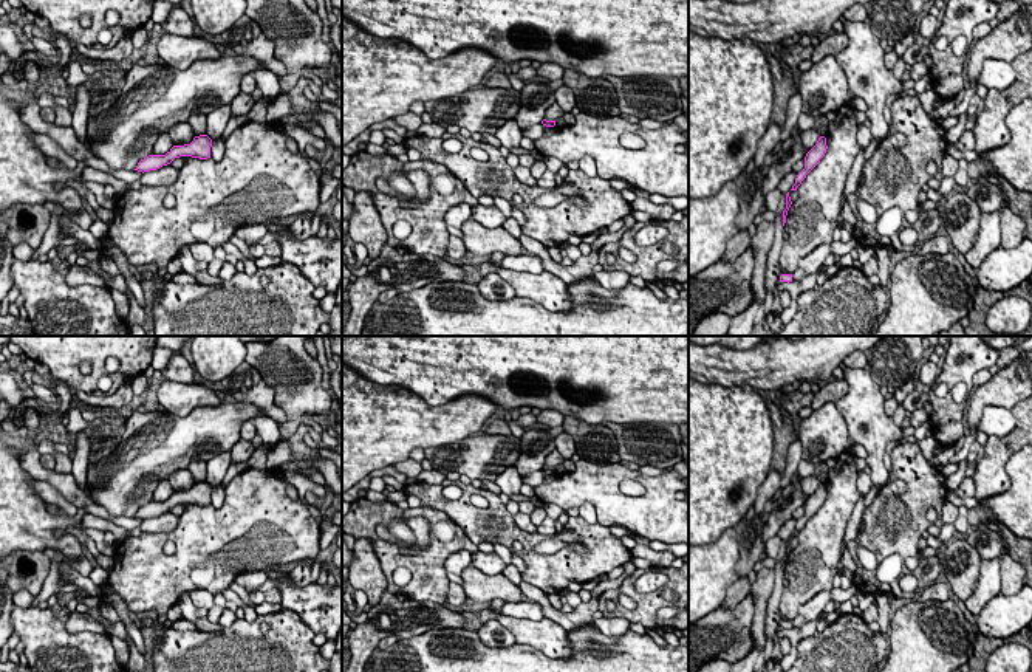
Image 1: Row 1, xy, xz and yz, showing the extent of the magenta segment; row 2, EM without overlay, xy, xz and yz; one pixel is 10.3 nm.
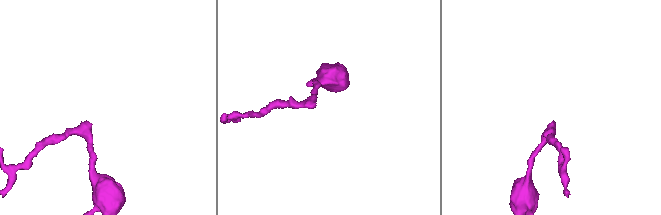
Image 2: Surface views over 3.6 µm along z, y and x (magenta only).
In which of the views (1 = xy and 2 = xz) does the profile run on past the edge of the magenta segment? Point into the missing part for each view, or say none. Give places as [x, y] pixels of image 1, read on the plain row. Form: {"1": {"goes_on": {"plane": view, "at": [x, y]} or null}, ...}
{"1": {"goes_on": null}, "2": {"goes_on": null}}

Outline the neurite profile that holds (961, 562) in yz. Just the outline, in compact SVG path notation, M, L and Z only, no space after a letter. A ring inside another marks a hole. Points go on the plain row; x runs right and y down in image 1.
M959 536L955 542L942 548L944 562L941 568L952 585L952 591L967 601L978 587L981 557L978 551Z

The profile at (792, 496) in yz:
M798 482L789 483L786 488L783 488L780 497L772 502L772 511L763 530L764 547L761 553L761 561L767 557L766 542L774 537L789 519L792 519L794 511L803 506L806 500L808 499L805 497L803 485L801 482Z

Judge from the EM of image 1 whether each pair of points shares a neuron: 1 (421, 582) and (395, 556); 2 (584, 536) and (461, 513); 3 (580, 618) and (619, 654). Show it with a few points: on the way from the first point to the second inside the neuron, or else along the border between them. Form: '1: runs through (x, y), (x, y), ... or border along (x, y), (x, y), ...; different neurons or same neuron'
1: runs through (421, 573), (404, 558); same neuron
2: runs through (568, 562), (539, 562), (519, 534), (500, 528); same neuron
3: border along (593, 624), (584, 624), (568, 632); different neurons

